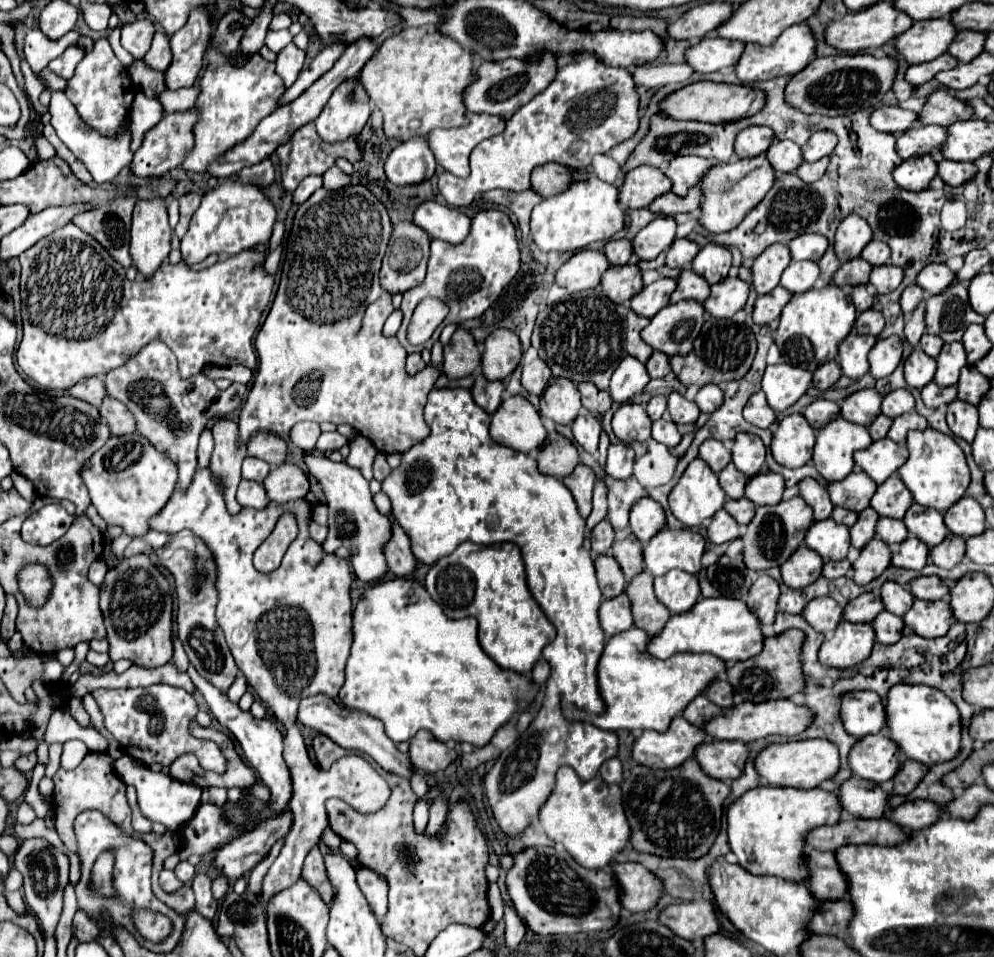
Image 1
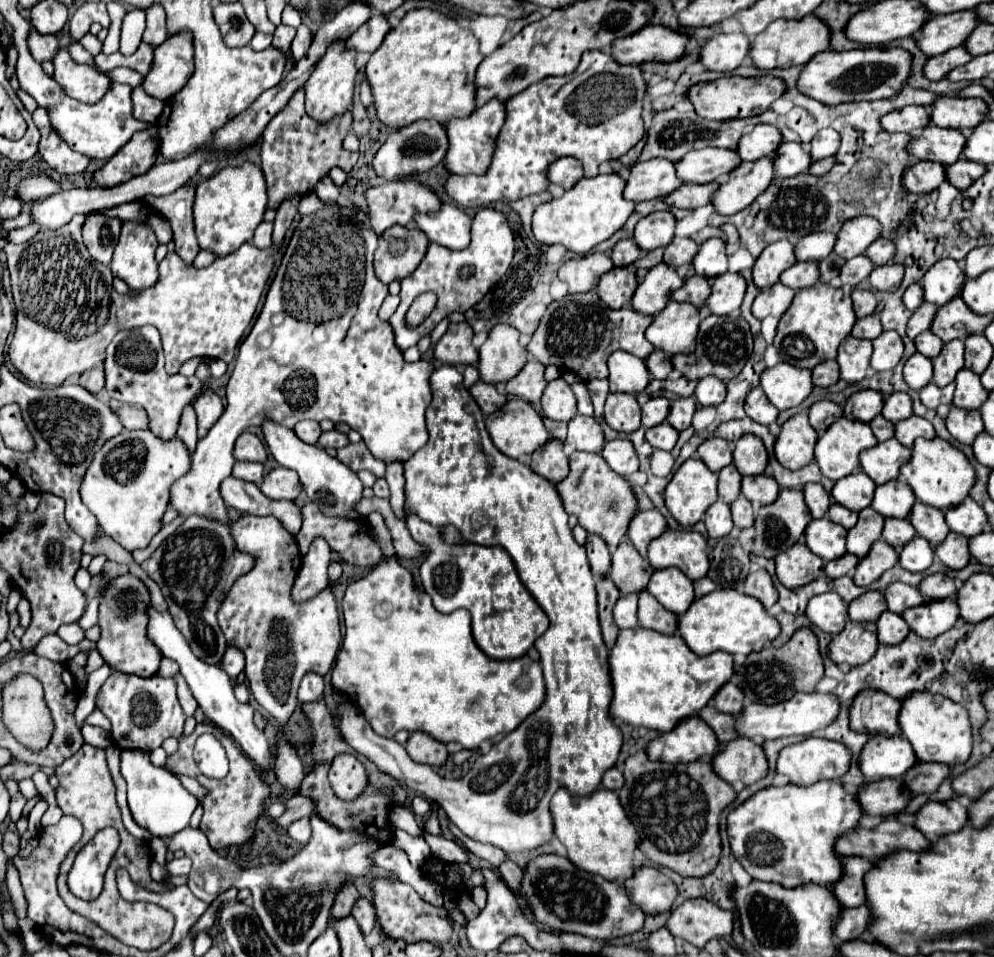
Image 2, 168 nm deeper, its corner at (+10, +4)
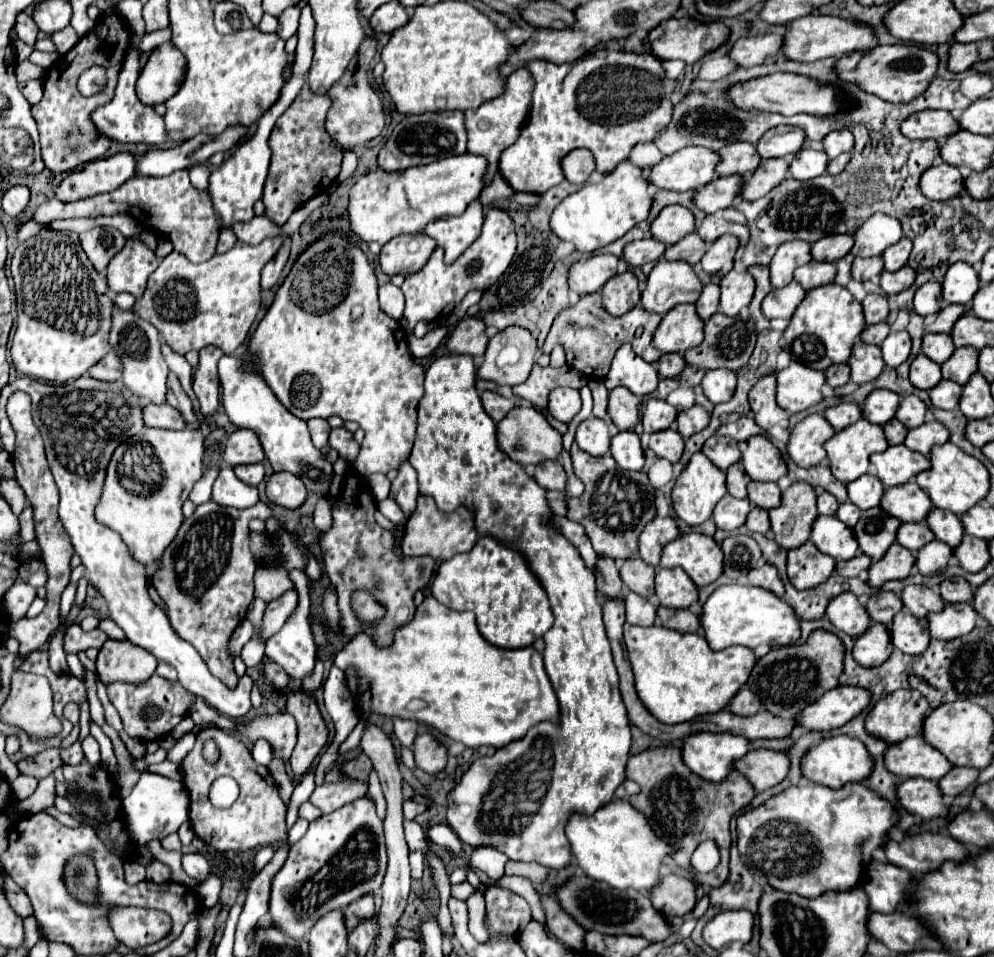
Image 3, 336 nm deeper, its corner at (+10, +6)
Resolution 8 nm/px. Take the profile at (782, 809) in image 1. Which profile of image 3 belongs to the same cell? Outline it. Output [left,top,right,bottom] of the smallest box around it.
[738,783,896,897]

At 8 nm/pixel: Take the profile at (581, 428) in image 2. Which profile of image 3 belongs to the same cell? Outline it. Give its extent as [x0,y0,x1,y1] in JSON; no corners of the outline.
[576,417,610,455]

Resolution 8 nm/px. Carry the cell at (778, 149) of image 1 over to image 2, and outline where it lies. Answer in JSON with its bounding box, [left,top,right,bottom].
[774,143,814,177]

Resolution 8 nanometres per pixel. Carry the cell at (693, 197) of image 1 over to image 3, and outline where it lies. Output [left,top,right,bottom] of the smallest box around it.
[692,175,742,213]

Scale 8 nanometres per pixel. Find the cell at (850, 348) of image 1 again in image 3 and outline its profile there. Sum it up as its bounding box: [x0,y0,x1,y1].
[848,339,884,385]

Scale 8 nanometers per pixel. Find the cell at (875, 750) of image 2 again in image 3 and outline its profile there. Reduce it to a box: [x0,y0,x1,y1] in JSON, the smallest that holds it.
[884,735,952,781]

